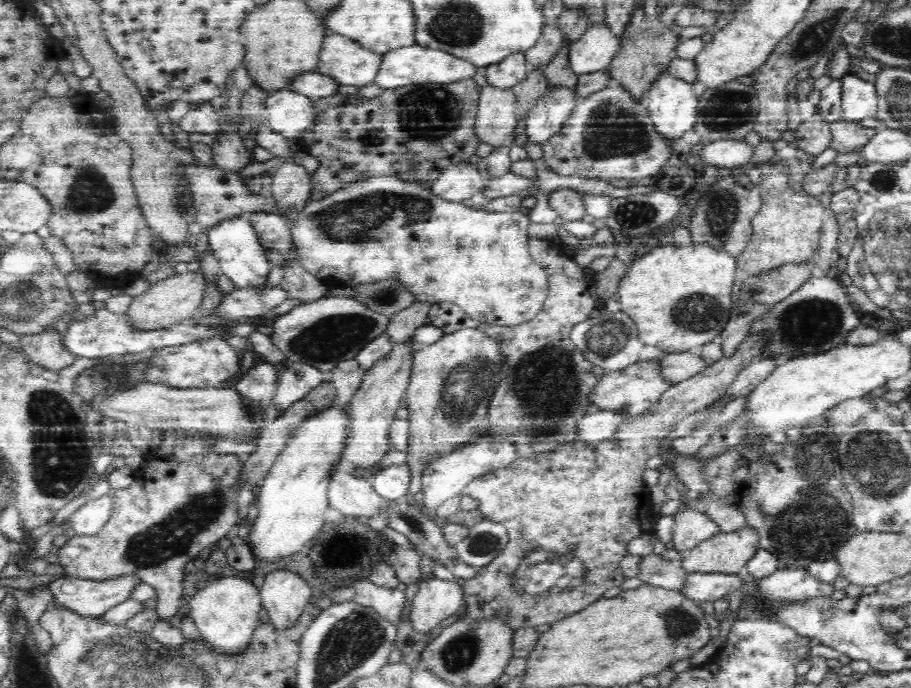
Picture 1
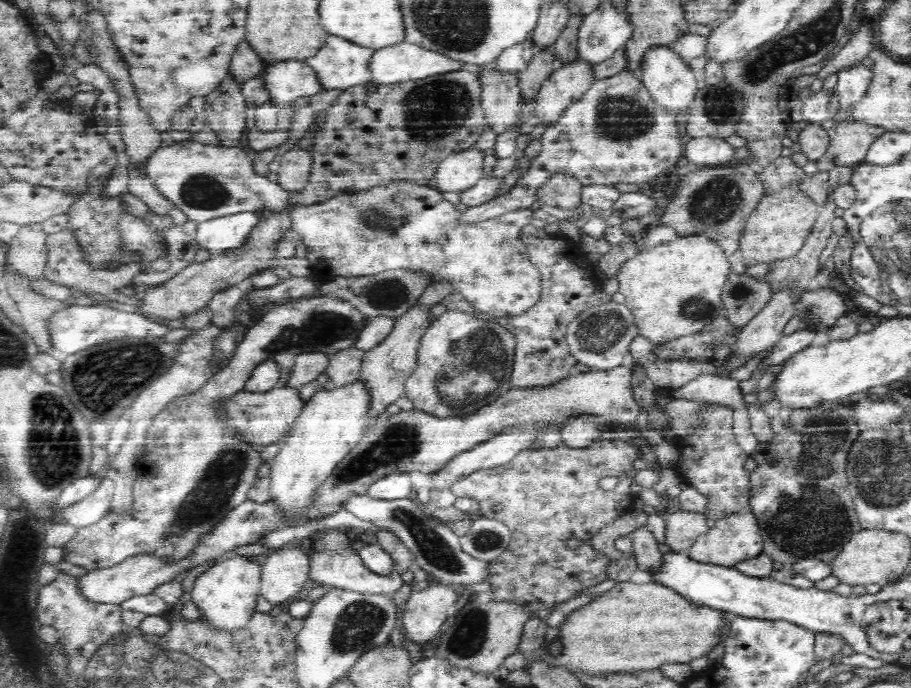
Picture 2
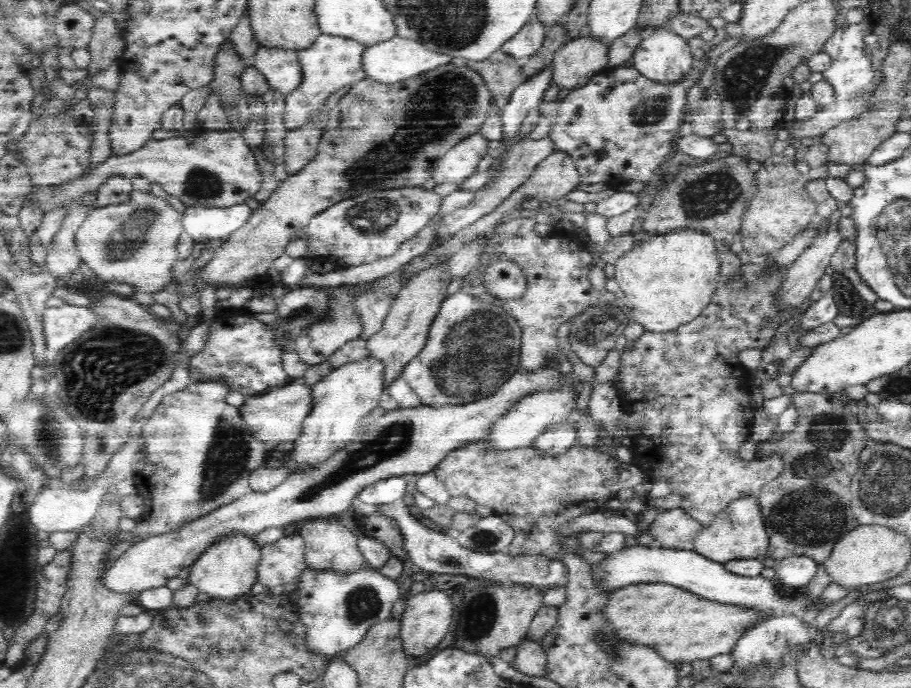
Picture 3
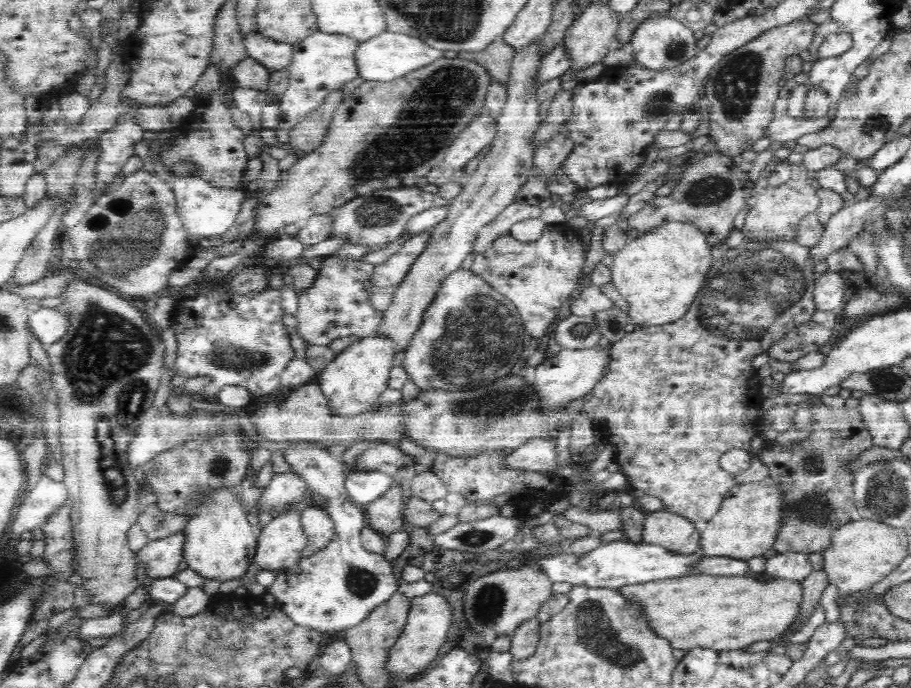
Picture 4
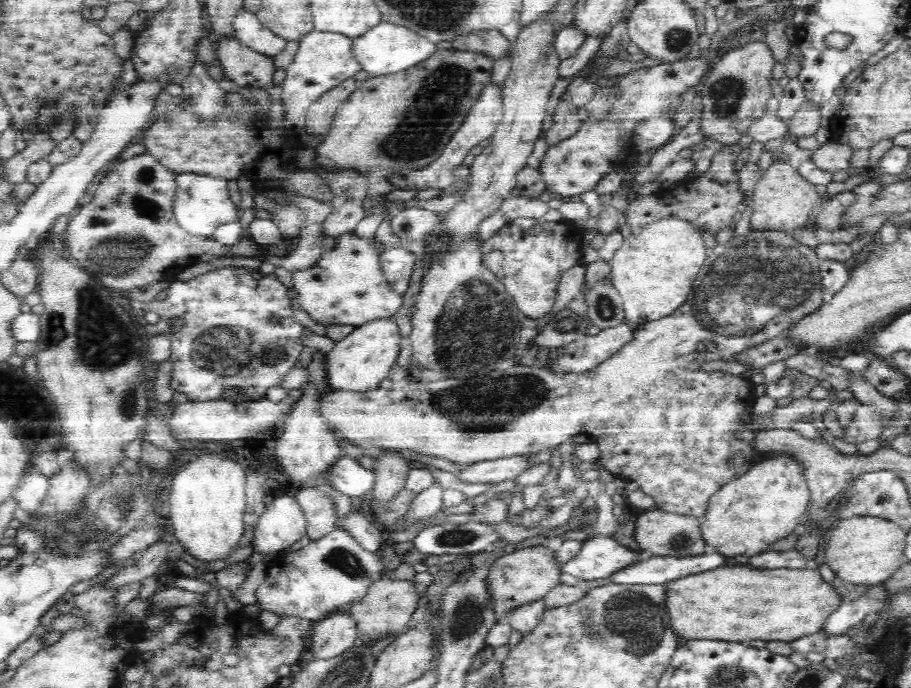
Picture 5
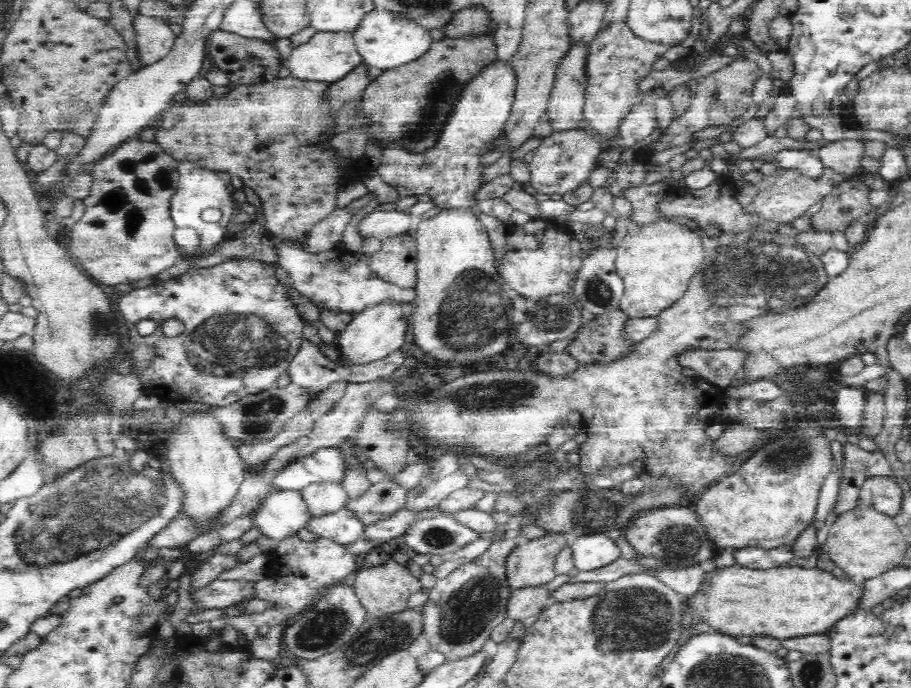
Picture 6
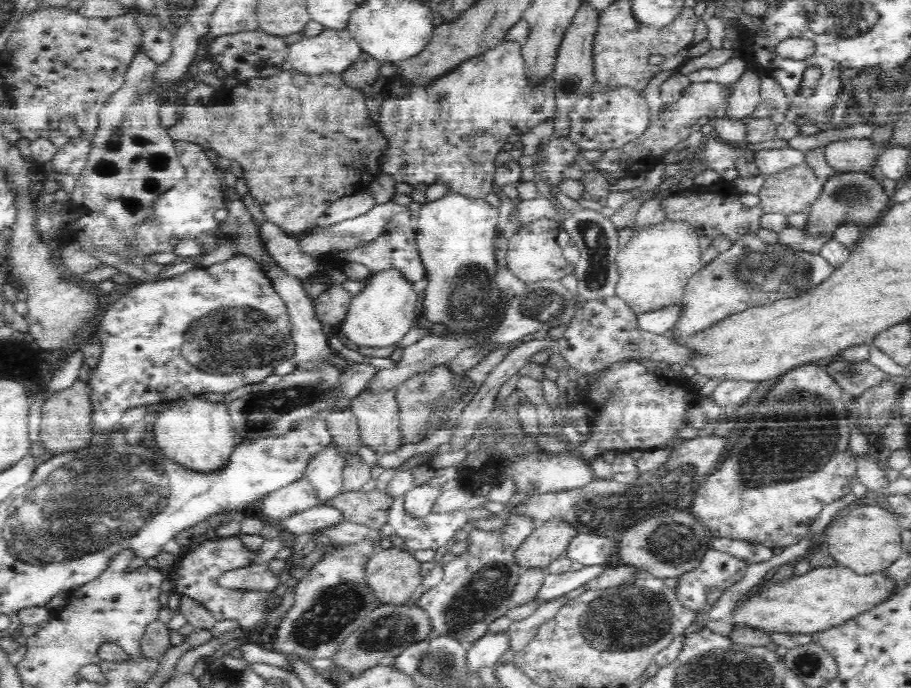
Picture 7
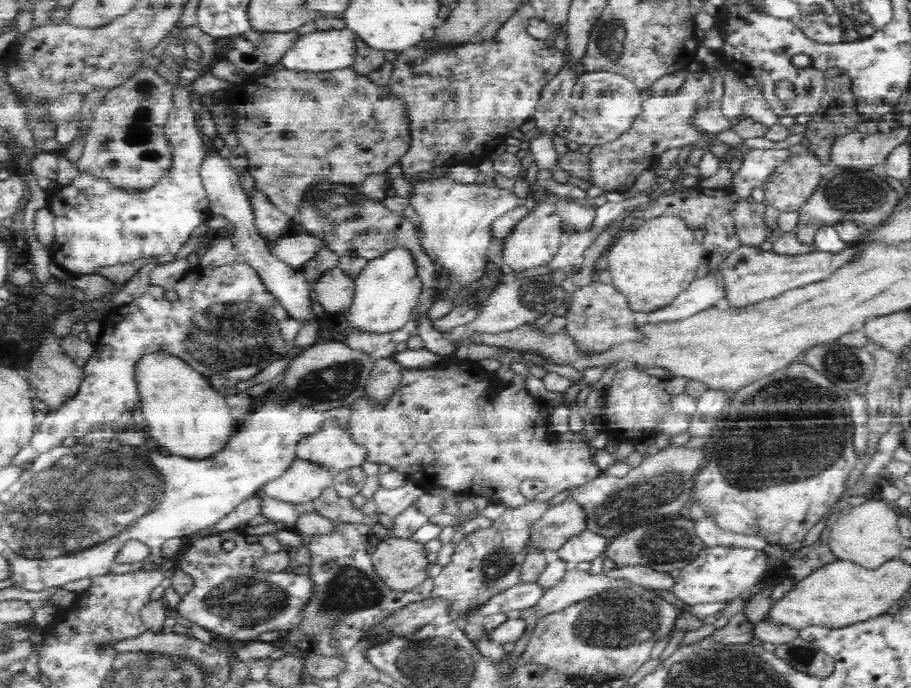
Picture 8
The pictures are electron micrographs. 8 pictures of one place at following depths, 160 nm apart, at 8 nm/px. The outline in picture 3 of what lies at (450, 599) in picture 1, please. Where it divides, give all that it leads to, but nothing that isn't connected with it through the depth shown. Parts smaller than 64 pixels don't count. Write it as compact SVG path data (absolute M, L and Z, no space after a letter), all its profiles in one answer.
M423 591L407 600L401 618L401 644L402 653L406 655L408 661L411 657L424 656L424 654L432 652L444 640L450 624L452 624L452 612L452 602L444 592Z

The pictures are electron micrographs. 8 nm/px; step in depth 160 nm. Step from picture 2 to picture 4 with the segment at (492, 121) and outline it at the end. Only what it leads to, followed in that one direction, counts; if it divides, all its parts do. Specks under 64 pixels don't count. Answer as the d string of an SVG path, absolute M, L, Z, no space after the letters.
M497 37L480 51L462 50L458 52L458 56L480 62L488 69L493 79L507 83L515 52L516 49L512 45L506 43L502 37Z

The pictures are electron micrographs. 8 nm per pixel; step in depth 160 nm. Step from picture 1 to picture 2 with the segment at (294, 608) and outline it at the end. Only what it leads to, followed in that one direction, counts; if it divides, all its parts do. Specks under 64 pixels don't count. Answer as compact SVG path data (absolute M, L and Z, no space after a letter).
M286 546L264 559L261 565L261 594L272 605L296 594L309 578L309 557L303 546Z

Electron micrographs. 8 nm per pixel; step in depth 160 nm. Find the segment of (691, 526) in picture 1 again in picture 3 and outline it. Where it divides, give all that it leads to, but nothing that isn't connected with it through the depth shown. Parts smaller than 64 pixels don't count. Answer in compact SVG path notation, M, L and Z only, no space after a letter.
M680 508L661 510L645 531L655 544L676 550L695 550L695 541L703 526Z

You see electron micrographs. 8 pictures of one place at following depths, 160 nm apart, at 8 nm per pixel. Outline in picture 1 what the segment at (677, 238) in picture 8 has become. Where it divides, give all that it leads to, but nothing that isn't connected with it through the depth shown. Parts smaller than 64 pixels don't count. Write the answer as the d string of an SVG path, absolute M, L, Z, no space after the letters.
M693 242L690 246L659 245L627 267L618 282L618 302L621 310L634 319L638 336L644 344L658 347L664 352L699 350L702 345L718 339L729 320L736 268L737 258L708 242Z

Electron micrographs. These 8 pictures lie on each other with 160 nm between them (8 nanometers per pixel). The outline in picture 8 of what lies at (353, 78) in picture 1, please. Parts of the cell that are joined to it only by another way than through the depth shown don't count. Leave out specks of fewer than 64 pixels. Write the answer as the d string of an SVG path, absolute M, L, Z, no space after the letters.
M349 29L316 30L316 32L301 36L294 46L282 55L278 64L282 65L283 70L298 73L321 73L353 67L357 54L355 44L357 38L357 35Z

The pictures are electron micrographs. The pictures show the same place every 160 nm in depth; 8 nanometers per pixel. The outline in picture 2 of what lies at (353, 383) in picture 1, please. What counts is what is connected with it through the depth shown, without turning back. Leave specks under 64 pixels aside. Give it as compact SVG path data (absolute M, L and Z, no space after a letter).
M354 344L334 353L325 370L325 373L331 378L331 384L343 384L361 376L365 352L366 350Z

